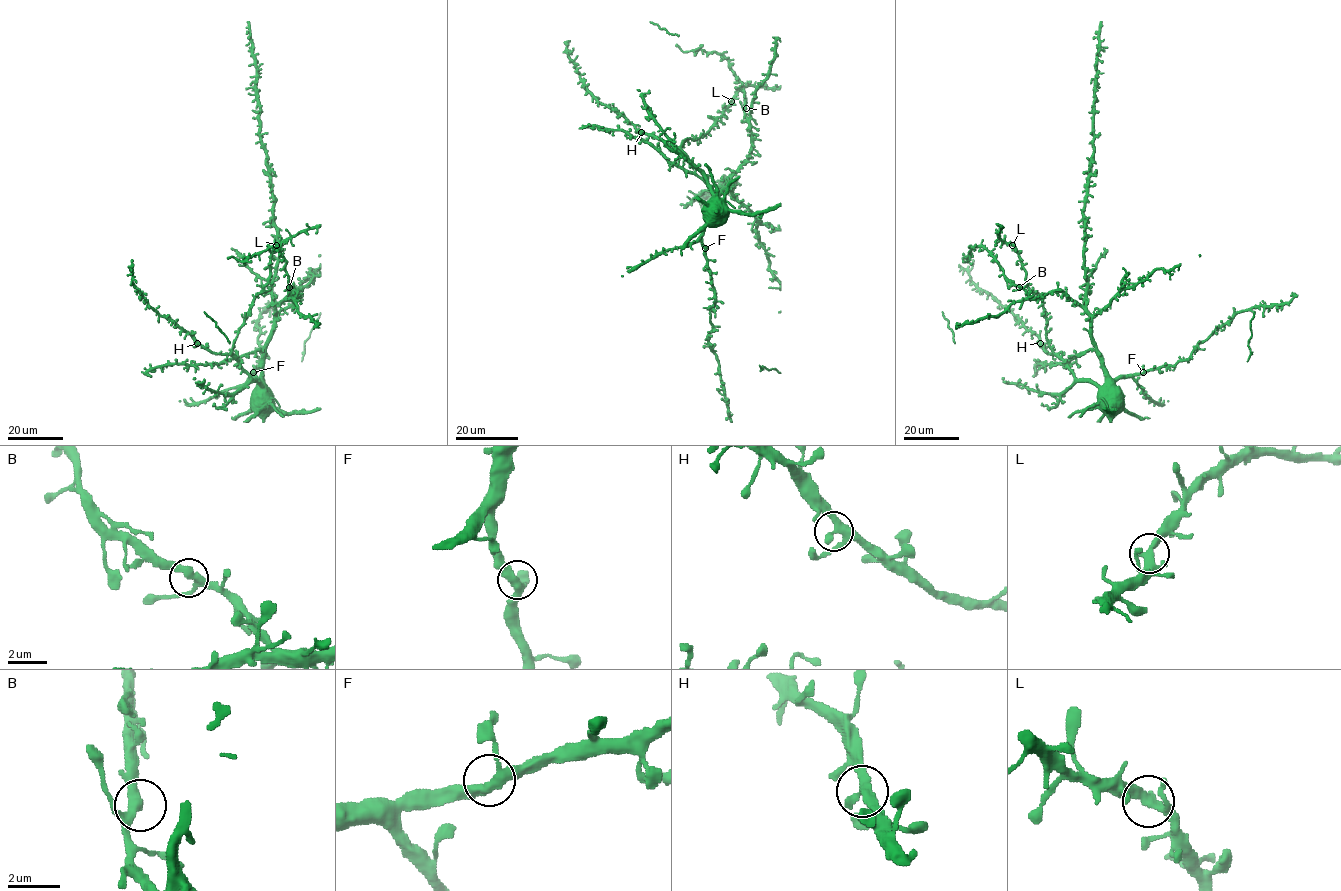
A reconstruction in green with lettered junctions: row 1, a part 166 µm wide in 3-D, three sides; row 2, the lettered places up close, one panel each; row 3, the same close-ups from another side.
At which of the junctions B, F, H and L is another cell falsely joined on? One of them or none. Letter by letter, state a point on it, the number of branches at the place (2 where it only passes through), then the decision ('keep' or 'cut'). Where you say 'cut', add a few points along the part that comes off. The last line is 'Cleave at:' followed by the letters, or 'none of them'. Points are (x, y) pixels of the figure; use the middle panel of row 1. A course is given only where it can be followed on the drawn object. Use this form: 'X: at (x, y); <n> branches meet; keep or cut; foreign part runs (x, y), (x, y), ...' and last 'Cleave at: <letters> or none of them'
B: at (746, 108); 3 branches meet; keep
F: at (705, 248); 3 branches meet; keep
H: at (641, 132); 3 branches meet; keep
L: at (731, 101); 3 branches meet; keep
Cleave at: none of them

